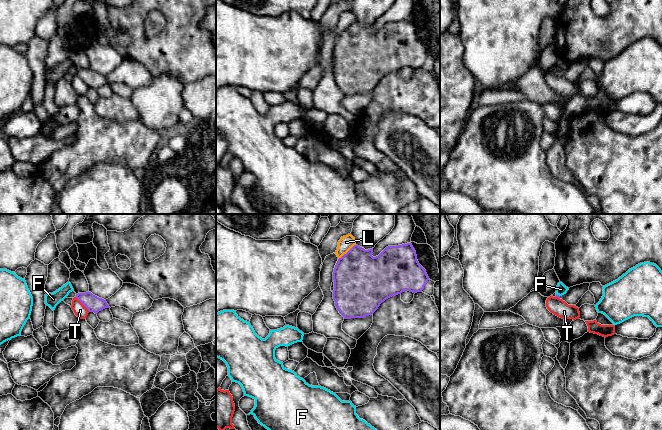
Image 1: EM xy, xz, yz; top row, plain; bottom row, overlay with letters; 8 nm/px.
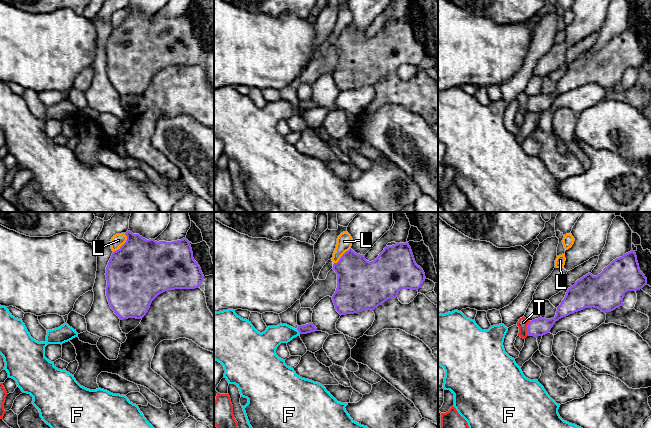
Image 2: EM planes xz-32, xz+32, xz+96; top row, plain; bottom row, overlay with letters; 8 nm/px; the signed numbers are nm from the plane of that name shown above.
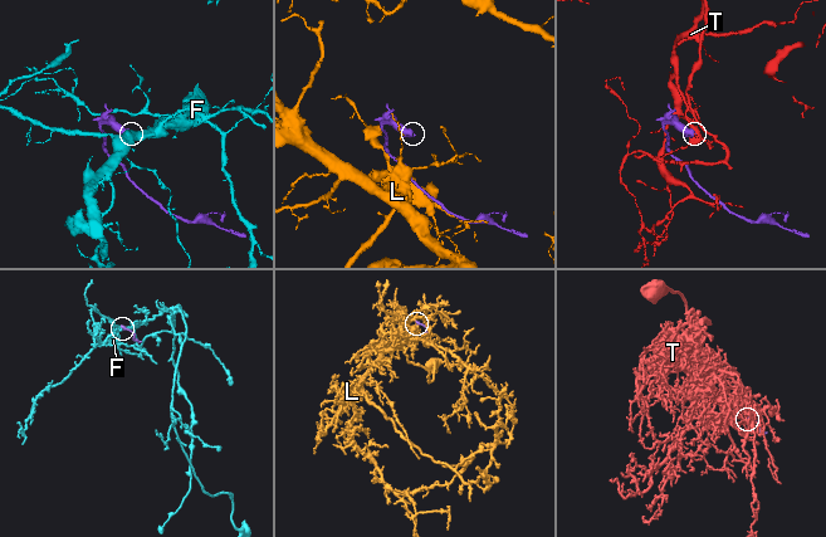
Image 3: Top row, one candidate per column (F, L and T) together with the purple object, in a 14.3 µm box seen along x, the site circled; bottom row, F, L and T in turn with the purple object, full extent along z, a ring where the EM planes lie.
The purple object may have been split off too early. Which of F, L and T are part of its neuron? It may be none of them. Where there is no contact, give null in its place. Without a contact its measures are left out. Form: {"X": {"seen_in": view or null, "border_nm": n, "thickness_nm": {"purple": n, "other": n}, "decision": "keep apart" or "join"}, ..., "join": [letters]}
{"F": {"seen_in": "yz", "border_nm": 40, "thickness_nm": {"purple": 20, "other": 90}, "decision": "keep apart"}, "L": {"seen_in": "xz", "border_nm": 190, "thickness_nm": {"purple": 440, "other": 110}, "decision": "keep apart"}, "T": {"seen_in": "xy", "border_nm": 170, "thickness_nm": {"purple": 130, "other": 100}, "decision": "keep apart"}, "join": []}

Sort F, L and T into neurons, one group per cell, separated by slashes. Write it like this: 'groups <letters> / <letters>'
groups F / L / T

